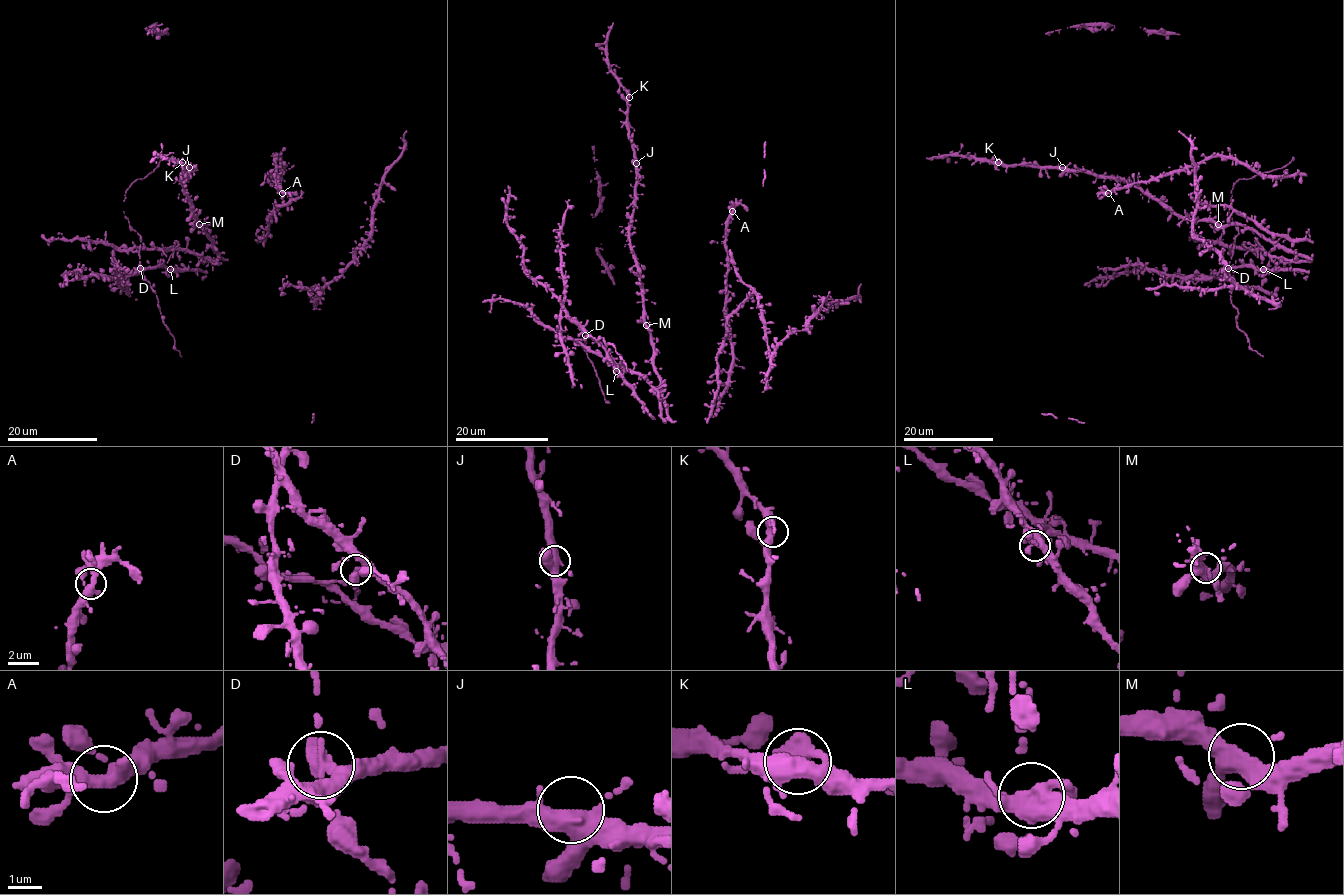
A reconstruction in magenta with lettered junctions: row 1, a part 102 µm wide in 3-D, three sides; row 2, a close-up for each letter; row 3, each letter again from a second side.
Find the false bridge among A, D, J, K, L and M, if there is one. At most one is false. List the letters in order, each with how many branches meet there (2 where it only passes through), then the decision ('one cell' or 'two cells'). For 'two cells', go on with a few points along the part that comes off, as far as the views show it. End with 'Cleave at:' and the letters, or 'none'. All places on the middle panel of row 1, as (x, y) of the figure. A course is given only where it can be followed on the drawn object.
A: 4 branches meet; one cell
D: 4 branches meet; one cell
J: 4 branches meet; one cell
K: 4 branches meet; one cell
L: 4 branches meet; one cell
M: 4 branches meet; one cell
Cleave at: none

